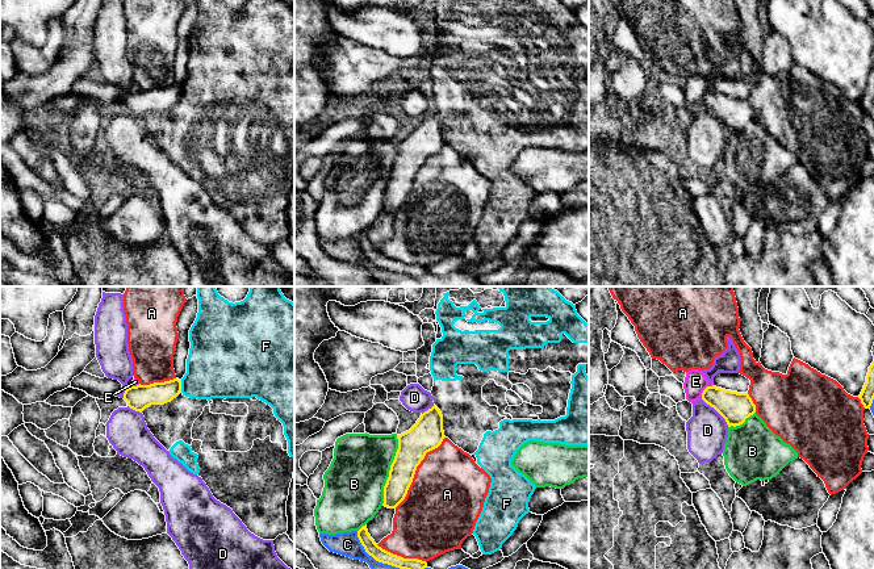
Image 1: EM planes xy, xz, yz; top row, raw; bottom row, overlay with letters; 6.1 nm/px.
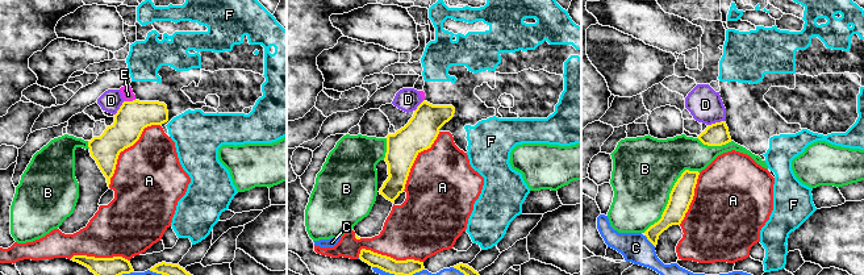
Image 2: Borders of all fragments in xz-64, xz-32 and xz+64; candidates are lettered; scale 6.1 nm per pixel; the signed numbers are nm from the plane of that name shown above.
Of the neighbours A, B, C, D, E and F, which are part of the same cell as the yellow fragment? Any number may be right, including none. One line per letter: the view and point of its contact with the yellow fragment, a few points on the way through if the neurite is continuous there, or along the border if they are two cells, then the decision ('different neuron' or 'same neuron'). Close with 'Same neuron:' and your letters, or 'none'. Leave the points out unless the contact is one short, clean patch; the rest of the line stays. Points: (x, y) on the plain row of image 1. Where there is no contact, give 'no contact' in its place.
A: meets yellow in xz at (415, 175); different neuron
B: meets yellow in xz at (389, 176); different neuron
C: meets yellow in xz at (387, 268); different neuron
D: meets yellow in yz at (716, 116); border along yz (701, 103), (728, 132); different neuron
E: meets yellow in yz at (703, 96); border along yz (707, 91), (701, 101); different neuron
F: meets yellow in xy at (180, 91); different neuron
Same neuron: none

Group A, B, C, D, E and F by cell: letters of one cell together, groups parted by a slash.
A / B / C / D / E / F

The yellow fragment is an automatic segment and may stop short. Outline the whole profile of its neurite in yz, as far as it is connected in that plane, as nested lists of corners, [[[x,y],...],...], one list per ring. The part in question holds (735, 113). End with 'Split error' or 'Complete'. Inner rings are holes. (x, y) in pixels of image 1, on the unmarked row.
[[[712,91],[703,96],[702,105],[725,125],[728,133],[743,130],[756,118],[756,110],[748,99],[731,97]]]. Complete

